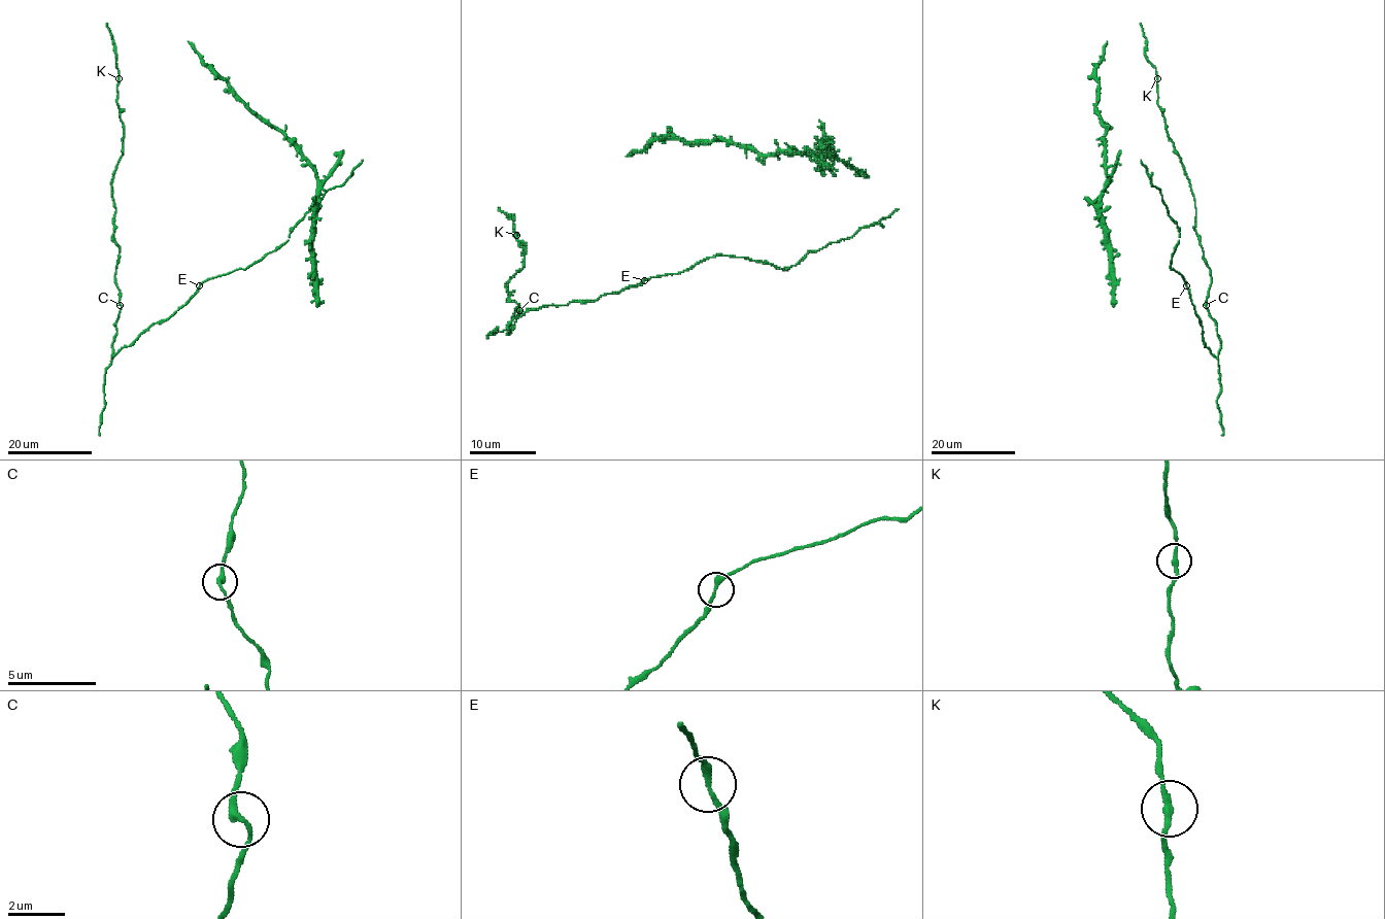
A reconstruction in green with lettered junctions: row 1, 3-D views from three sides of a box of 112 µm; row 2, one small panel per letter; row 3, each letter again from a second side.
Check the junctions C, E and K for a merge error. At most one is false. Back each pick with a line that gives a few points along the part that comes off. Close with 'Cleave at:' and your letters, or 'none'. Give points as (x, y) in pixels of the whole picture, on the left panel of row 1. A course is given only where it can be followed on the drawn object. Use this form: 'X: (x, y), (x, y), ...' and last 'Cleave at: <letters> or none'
Cleave at: none

